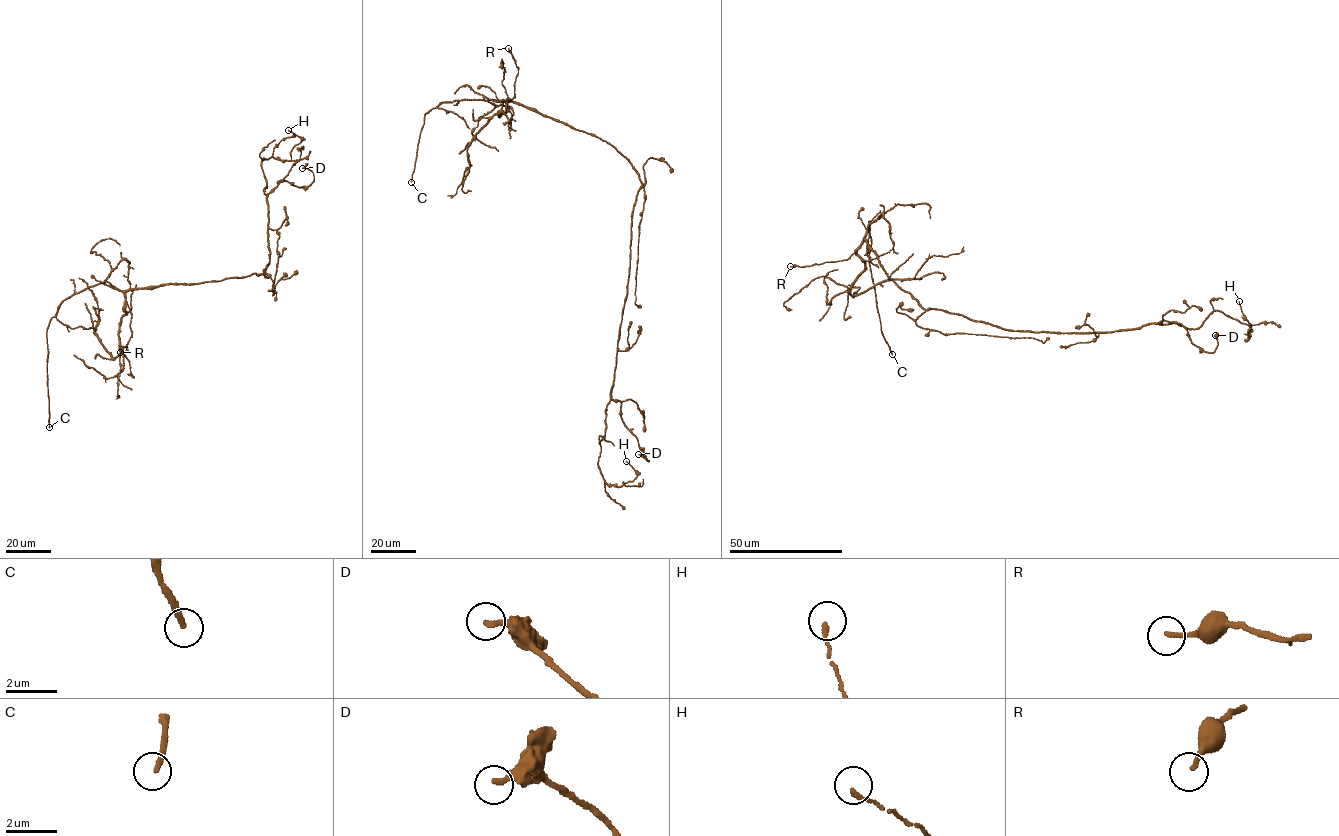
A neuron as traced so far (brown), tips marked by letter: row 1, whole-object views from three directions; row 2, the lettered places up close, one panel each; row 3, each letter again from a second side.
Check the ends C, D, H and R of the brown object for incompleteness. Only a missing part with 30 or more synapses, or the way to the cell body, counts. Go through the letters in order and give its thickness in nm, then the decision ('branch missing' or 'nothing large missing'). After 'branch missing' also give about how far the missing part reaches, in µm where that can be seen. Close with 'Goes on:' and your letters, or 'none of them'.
C: calibre 200 nm; branch missing; missing 45 µm
D: calibre 200 nm; nothing large missing
H: calibre 160 nm; nothing large missing
R: calibre 180 nm; nothing large missing
Goes on: C

